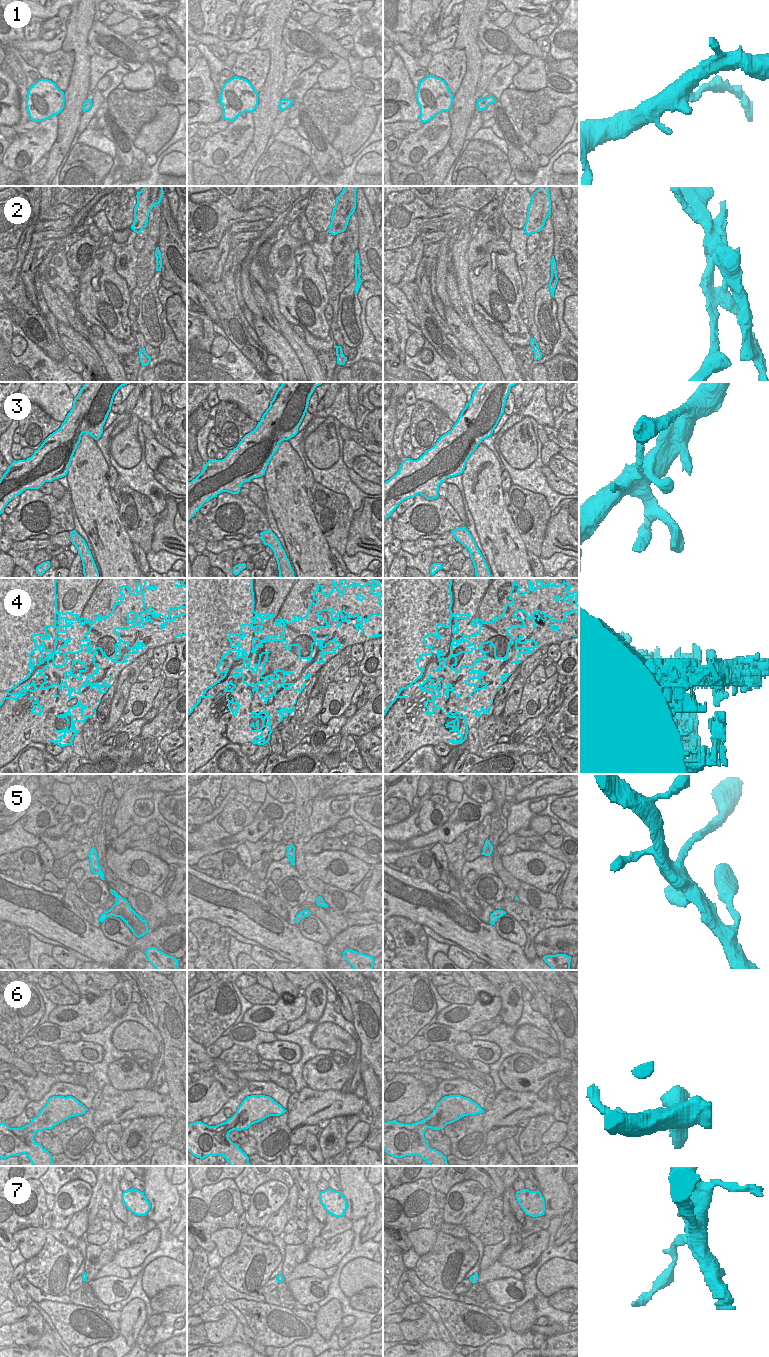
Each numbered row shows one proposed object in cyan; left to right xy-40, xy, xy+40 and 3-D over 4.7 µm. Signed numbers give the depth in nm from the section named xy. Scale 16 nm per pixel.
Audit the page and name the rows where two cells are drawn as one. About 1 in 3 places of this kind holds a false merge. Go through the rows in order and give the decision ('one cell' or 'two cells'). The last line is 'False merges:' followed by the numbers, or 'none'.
1: two cells
2: two cells
3: one cell
4: one cell
5: one cell
6: one cell
7: two cells
False merges: 1, 2, 7

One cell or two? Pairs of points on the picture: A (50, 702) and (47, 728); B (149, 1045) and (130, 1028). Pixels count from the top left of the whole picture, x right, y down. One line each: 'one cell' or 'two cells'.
A: one cell
B: one cell

